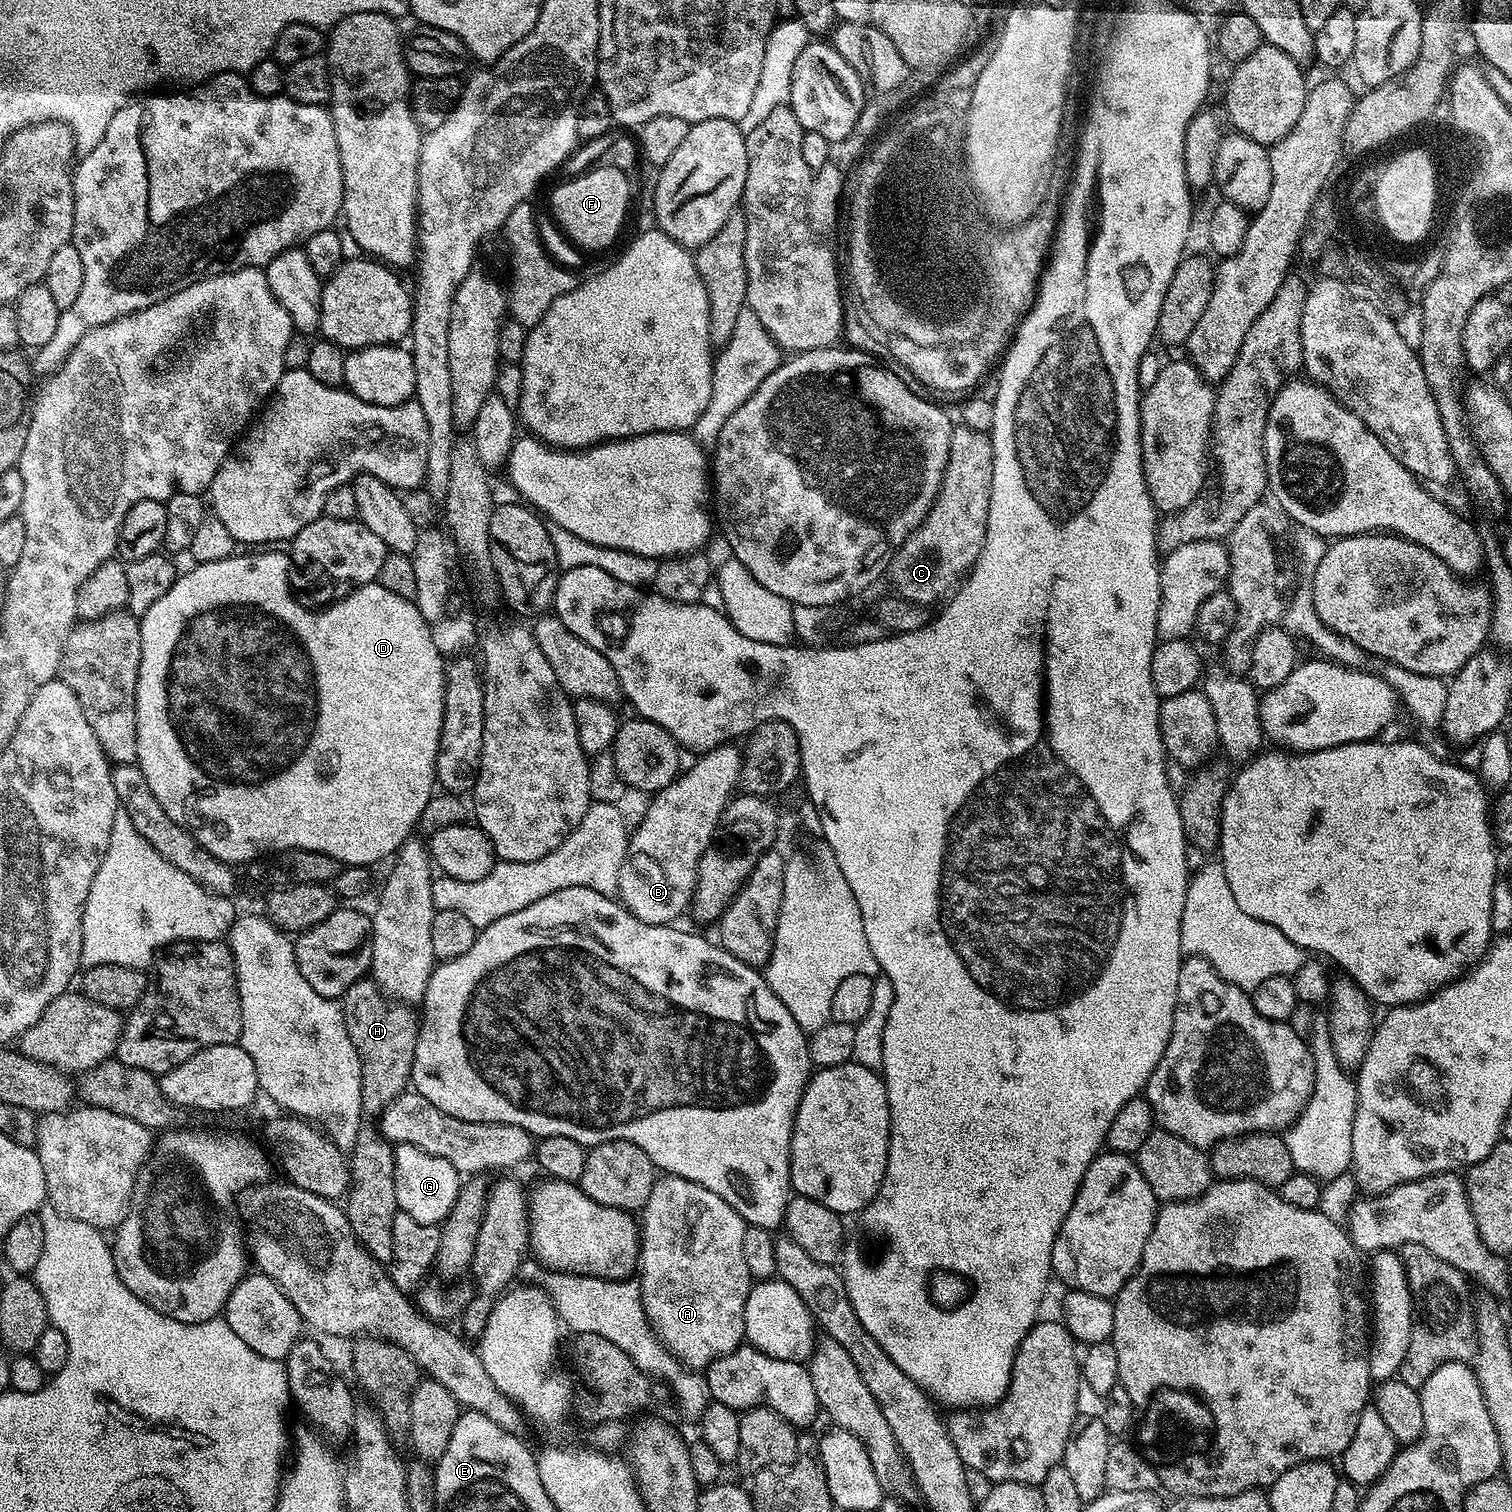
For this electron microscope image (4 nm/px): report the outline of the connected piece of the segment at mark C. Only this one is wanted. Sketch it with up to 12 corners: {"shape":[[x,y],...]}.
{"shape":[[953,427],[928,517],[890,560],[901,600],[943,601],[984,549],[991,435]]}

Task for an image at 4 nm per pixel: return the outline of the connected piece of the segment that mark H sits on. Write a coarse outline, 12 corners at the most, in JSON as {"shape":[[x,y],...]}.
{"shape":[[371,978],[342,1007],[362,1066],[362,1113],[409,1087],[418,1018]]}

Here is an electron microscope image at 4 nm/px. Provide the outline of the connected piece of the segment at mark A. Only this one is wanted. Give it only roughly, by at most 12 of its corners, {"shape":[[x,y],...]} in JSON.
{"shape":[[671,1174],[642,1209],[661,1344],[707,1369],[745,1343],[742,1217]]}

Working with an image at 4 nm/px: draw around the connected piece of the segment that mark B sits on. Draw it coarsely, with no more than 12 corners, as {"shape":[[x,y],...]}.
{"shape":[[711,748],[649,802],[618,899],[647,924],[692,903],[742,752]]}

